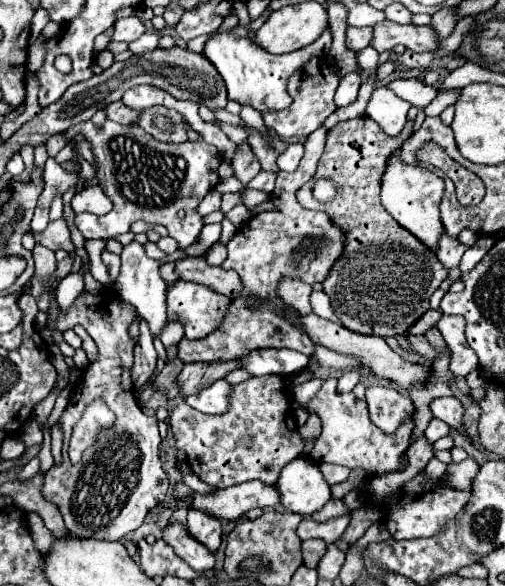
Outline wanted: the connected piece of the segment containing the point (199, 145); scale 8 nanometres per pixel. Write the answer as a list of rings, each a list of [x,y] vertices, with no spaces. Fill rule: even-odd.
[[[92,123],[70,127],[68,131],[64,131],[64,139],[68,143],[76,135],[84,135],[84,139],[90,143],[96,161],[98,185],[114,203],[114,209],[104,217],[90,213],[78,213],[74,217],[76,227],[86,239],[110,239],[114,235],[128,233],[130,225],[142,219],[146,223],[164,225],[170,237],[178,241],[180,249],[186,249],[198,241],[204,227],[204,217],[196,211],[196,207],[206,197],[206,193],[214,189],[214,185],[220,181],[216,169],[222,163],[222,157],[214,145],[208,145],[202,137],[198,137],[198,141],[184,141],[178,145],[160,143],[146,131],[130,131],[128,125],[118,123],[106,125],[106,131],[100,125],[92,127]],[[178,209],[186,211],[184,219],[178,219]]]

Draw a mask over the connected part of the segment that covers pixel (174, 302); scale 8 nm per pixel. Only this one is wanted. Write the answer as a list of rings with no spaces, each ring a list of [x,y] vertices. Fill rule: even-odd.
[[[178,281],[168,289],[168,319],[180,321],[186,327],[188,339],[210,335],[228,311],[230,299],[198,283]]]

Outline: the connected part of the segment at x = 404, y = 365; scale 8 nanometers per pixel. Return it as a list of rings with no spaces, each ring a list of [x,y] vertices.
[[[314,313],[310,315],[300,315],[300,325],[304,329],[304,333],[312,339],[312,343],[320,343],[324,347],[328,347],[330,351],[336,351],[340,355],[350,355],[350,357],[356,357],[360,359],[366,367],[370,367],[378,377],[384,377],[384,379],[392,379],[396,381],[396,385],[402,389],[402,391],[408,391],[410,385],[414,383],[422,383],[424,379],[428,379],[428,367],[424,365],[414,365],[414,363],[408,363],[406,359],[402,359],[396,351],[390,349],[390,345],[382,339],[382,337],[372,337],[372,335],[360,335],[360,333],[354,333],[354,331],[346,331],[342,325],[334,323],[334,321],[328,321],[328,319],[322,319]]]

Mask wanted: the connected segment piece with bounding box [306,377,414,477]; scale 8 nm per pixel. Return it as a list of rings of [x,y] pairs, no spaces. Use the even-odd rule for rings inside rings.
[[[326,377],[320,391],[308,401],[306,411],[316,413],[322,421],[322,435],[316,439],[310,457],[316,463],[334,463],[344,465],[348,469],[364,469],[368,477],[378,477],[394,471],[402,471],[402,455],[412,443],[414,419],[402,423],[392,435],[384,435],[368,417],[368,407],[364,399],[358,399],[354,393],[340,393],[338,381],[334,377]]]

